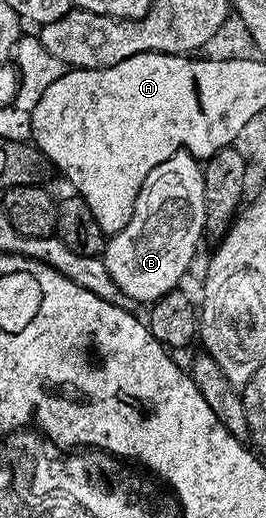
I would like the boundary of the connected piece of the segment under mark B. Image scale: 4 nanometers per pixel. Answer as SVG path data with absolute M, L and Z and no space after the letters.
M177 151L156 165L136 197L132 221L106 240L104 262L112 281L135 304L153 305L175 290L194 263L198 242L206 231L203 164L186 151Z

